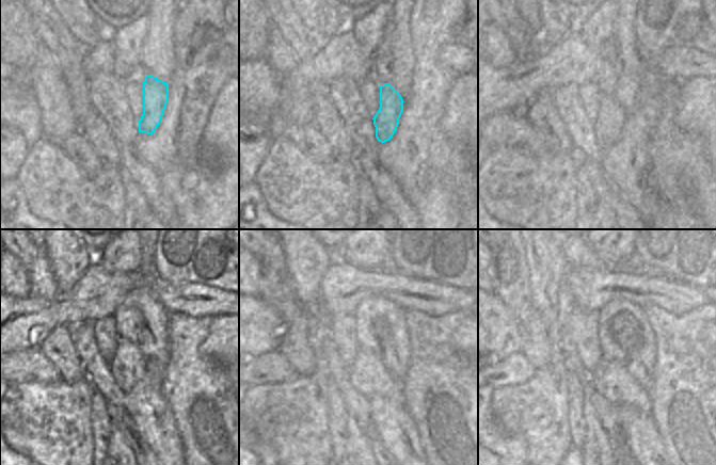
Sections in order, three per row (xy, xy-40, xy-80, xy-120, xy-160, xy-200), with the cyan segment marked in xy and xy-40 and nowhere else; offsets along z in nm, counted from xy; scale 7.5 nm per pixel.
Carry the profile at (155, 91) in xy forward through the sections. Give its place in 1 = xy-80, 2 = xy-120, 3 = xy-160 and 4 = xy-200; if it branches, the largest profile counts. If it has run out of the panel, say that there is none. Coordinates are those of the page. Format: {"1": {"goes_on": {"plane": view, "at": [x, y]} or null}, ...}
{"1": {"goes_on": {"plane": "xy-80", "at": [608, 124]}}, "2": {"goes_on": {"plane": "xy-120", "at": [128, 367]}}, "3": {"goes_on": {"plane": "xy-160", "at": [368, 374]}}, "4": {"goes_on": {"plane": "xy-200", "at": [610, 380]}}}

